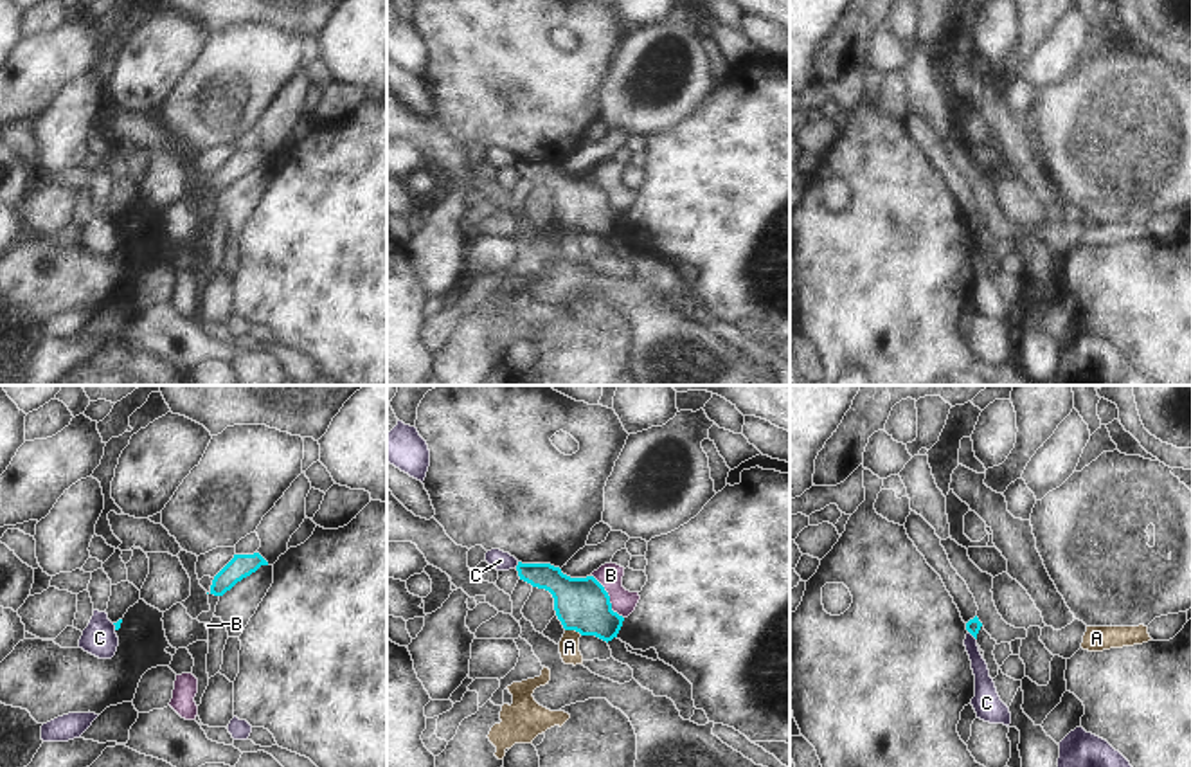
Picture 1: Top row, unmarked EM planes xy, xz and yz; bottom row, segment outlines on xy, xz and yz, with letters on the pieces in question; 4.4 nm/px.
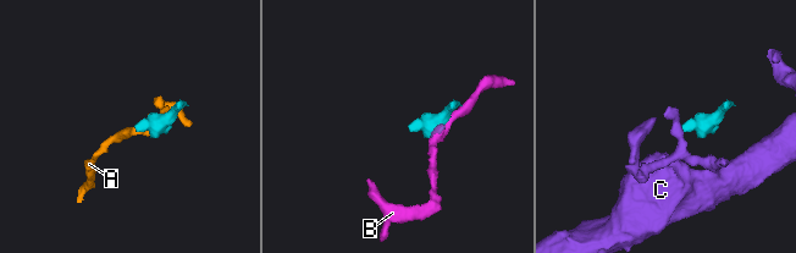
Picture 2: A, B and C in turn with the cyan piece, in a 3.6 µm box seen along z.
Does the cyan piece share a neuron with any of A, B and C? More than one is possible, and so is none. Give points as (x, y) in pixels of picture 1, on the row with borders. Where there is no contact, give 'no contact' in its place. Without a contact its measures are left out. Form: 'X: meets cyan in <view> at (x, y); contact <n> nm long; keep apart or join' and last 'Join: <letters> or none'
A: meets cyan in xz at (574, 629); contact 80 nm long; keep apart
B: meets cyan in xz at (608, 598); contact 240 nm long; keep apart
C: meets cyan in yz at (972, 634); contact 60 nm long; keep apart
Join: none

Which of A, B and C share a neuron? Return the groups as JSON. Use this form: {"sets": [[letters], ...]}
{"sets": [["A"], ["B"], ["C"]]}

